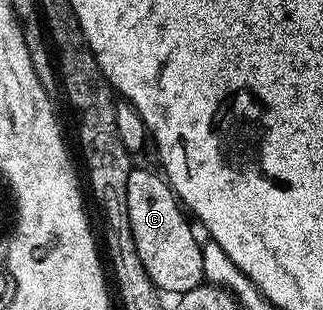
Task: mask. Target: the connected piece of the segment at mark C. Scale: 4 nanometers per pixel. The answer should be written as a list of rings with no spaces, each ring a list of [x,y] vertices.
[[[131,167],[128,174],[128,222],[136,242],[136,254],[140,254],[148,278],[163,293],[181,294],[203,283],[203,245],[194,237],[195,225],[188,219],[169,180],[155,172]]]

